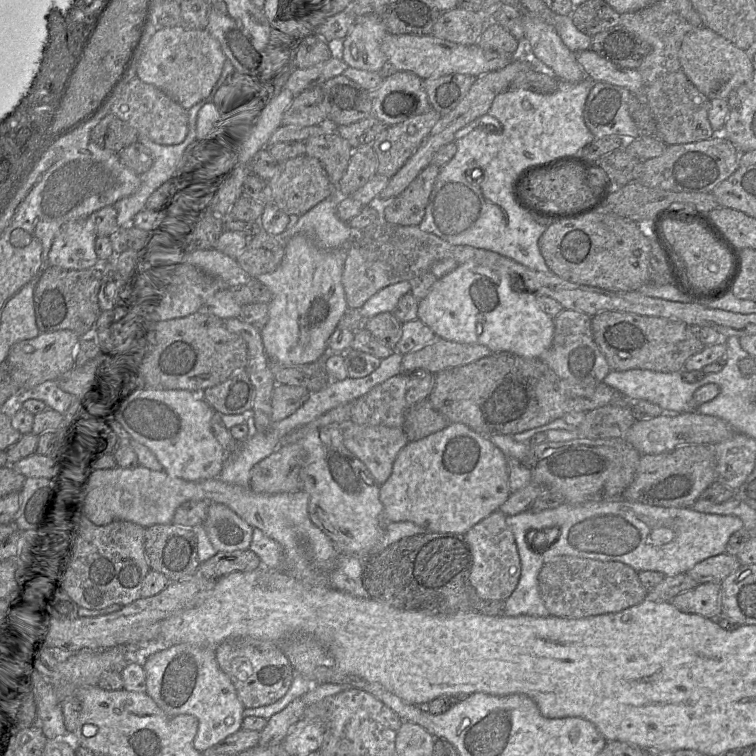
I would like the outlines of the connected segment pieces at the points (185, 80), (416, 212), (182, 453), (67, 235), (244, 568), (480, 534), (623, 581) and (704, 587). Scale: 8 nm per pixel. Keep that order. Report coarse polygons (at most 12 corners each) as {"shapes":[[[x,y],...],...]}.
{"shapes":[[[163,27],[137,76],[189,110],[227,60],[206,28]],[[428,165],[381,205],[389,224],[418,226],[439,170]],[[188,390],[138,391],[112,418],[168,475],[219,477],[214,414]],[[91,219],[65,224],[49,266],[86,269],[99,261]],[[250,550],[217,552],[198,573],[218,580],[262,567]],[[504,513],[464,535],[469,581],[483,601],[507,600],[521,561]],[[557,556],[542,567],[549,615],[581,619],[646,600],[630,566]],[[699,583],[670,602],[682,612],[716,619],[721,586]]]}

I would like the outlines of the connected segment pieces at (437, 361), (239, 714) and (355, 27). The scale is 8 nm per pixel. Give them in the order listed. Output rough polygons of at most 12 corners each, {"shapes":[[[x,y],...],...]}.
{"shapes":[[[437,338],[403,356],[402,371],[432,374],[492,355],[479,344]],[[213,648],[149,655],[146,693],[198,719],[205,752],[242,729],[245,707]],[[376,14],[354,17],[340,57],[348,67],[395,72]]]}

